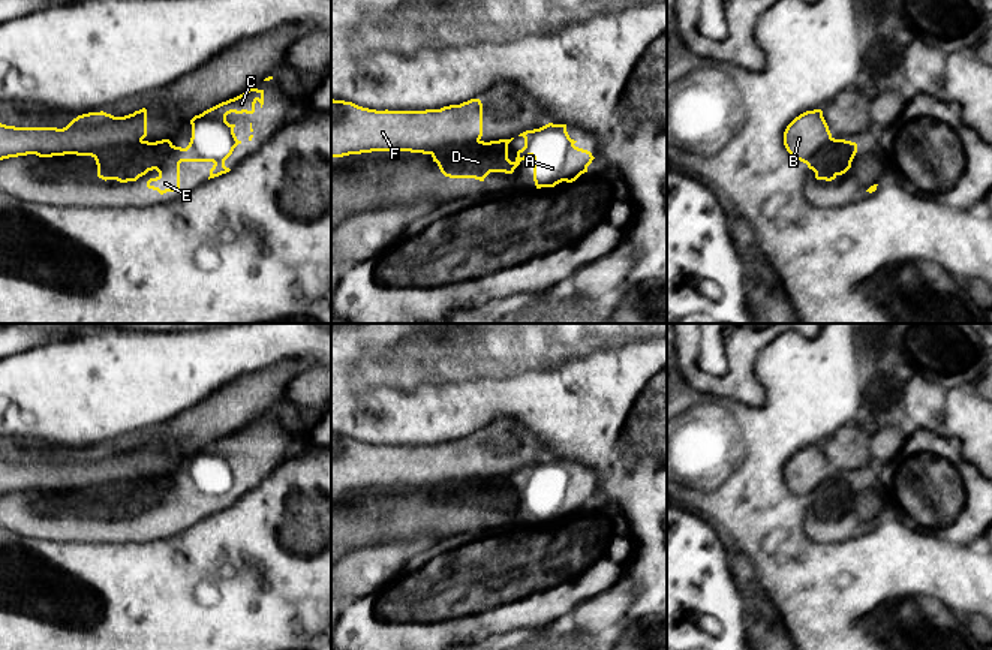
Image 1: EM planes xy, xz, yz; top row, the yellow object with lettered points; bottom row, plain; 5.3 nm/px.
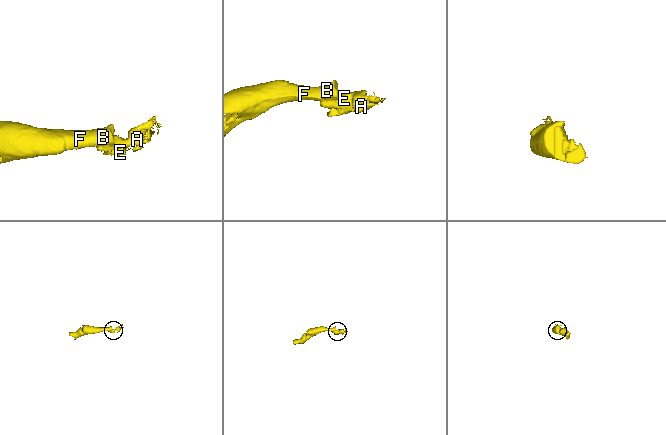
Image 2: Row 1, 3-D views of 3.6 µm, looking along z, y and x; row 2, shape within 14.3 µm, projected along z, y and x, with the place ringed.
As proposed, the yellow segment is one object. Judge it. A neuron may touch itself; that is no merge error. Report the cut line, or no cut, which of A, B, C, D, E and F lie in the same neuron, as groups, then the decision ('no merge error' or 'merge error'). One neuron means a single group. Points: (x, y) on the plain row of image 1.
cut xy (141, 475), (132, 480), (102, 483), (93, 491); groups A C D E / B F; merge error

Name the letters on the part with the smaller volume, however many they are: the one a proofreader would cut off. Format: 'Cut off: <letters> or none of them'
Cut off: A, C, D, E

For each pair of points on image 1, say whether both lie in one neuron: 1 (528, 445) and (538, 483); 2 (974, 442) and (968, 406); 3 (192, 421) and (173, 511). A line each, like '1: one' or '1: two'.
1: two
2: one
3: two

